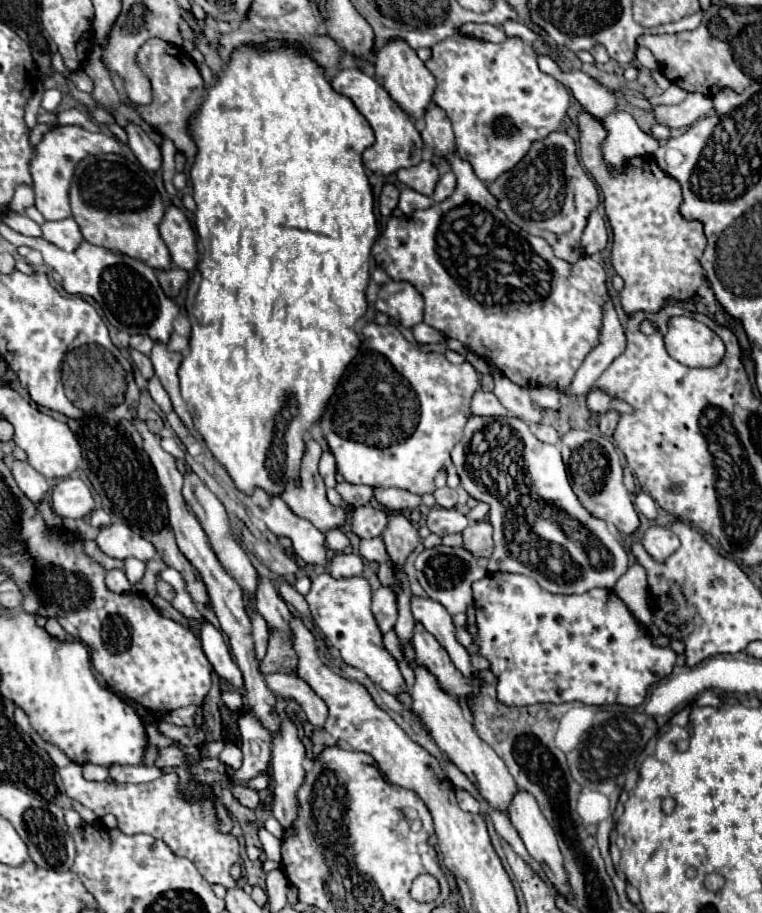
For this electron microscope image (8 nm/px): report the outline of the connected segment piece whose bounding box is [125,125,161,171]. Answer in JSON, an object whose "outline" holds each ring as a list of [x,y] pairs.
{"outline":[[[127,125],[125,131],[129,135],[129,147],[131,147],[133,155],[139,159],[139,163],[149,171],[159,171],[161,169],[161,151],[159,151],[159,147],[137,125]]]}

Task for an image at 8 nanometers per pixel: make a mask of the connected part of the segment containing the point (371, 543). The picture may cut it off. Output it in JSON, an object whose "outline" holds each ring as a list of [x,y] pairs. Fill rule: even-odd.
{"outline":[[[375,537],[375,539],[369,539],[369,541],[361,541],[359,553],[361,553],[361,557],[365,557],[369,561],[377,561],[377,563],[387,559],[387,551],[385,551],[385,545],[383,545],[381,537]]]}

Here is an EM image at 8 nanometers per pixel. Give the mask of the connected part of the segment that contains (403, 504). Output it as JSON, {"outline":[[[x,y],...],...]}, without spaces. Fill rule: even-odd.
{"outline":[[[375,487],[373,489],[373,495],[375,499],[387,507],[387,509],[415,509],[421,505],[421,497],[419,495],[413,495],[409,491],[403,491],[403,489],[385,489],[385,487]]]}

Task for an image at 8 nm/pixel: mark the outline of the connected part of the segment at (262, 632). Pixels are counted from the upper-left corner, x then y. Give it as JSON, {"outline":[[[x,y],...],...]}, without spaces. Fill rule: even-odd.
{"outline":[[[249,611],[249,617],[251,617],[251,639],[255,643],[255,655],[259,661],[265,657],[267,653],[267,639],[269,639],[269,627],[265,623],[265,619],[255,613],[255,611]]]}

